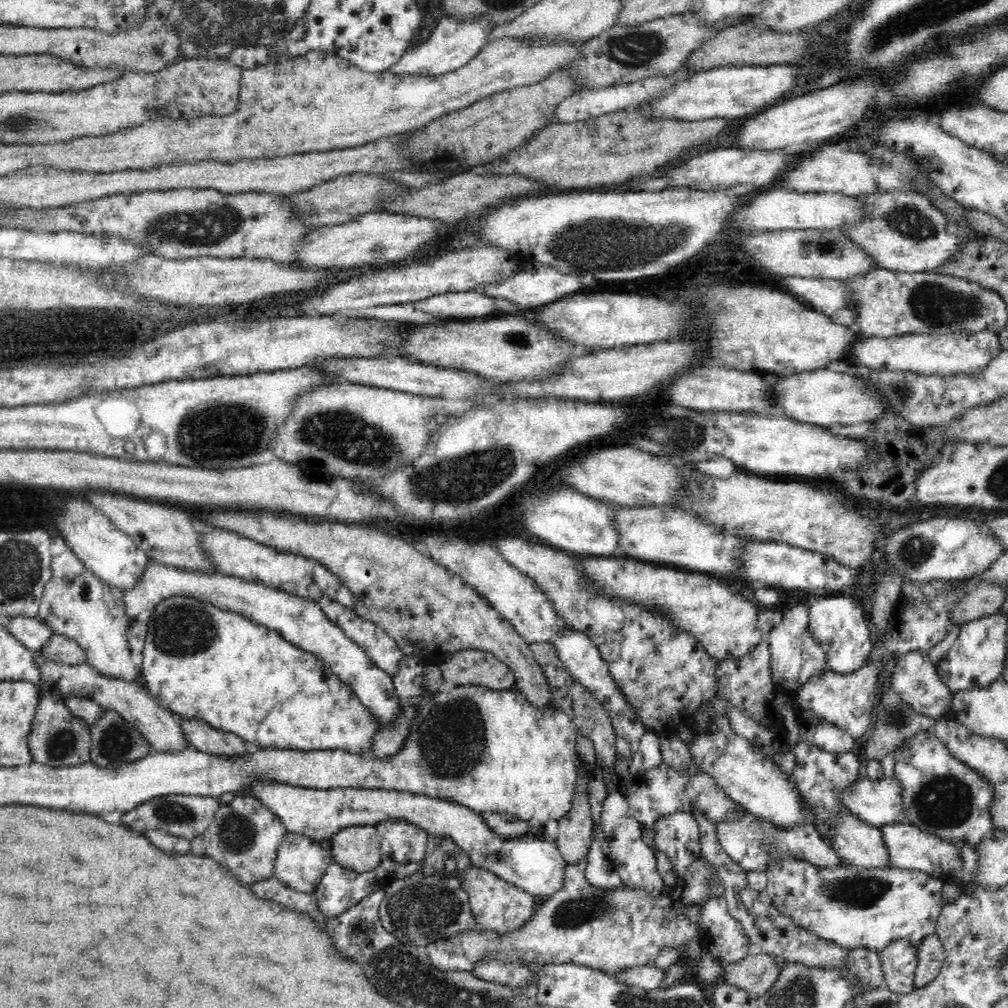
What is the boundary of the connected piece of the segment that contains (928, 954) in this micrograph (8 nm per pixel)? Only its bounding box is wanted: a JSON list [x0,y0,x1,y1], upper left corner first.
[913,934,945,990]

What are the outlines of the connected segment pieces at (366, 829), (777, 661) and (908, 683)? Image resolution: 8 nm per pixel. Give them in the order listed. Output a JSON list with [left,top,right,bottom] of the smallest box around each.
[[332,825,383,873],[768,602,825,696],[892,651,953,721]]

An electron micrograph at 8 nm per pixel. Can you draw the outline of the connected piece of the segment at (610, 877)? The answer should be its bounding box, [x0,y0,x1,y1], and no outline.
[585,830,624,892]

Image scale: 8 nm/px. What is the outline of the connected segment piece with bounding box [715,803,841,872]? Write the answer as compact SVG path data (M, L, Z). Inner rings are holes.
M735 803L732 804L732 809L733 819L720 819L715 822L716 834L719 844L734 860L740 862L746 872L754 870L767 872L772 866L784 860L800 860L819 867L837 865L841 862L821 834L808 823L776 825L772 819L753 814Z

